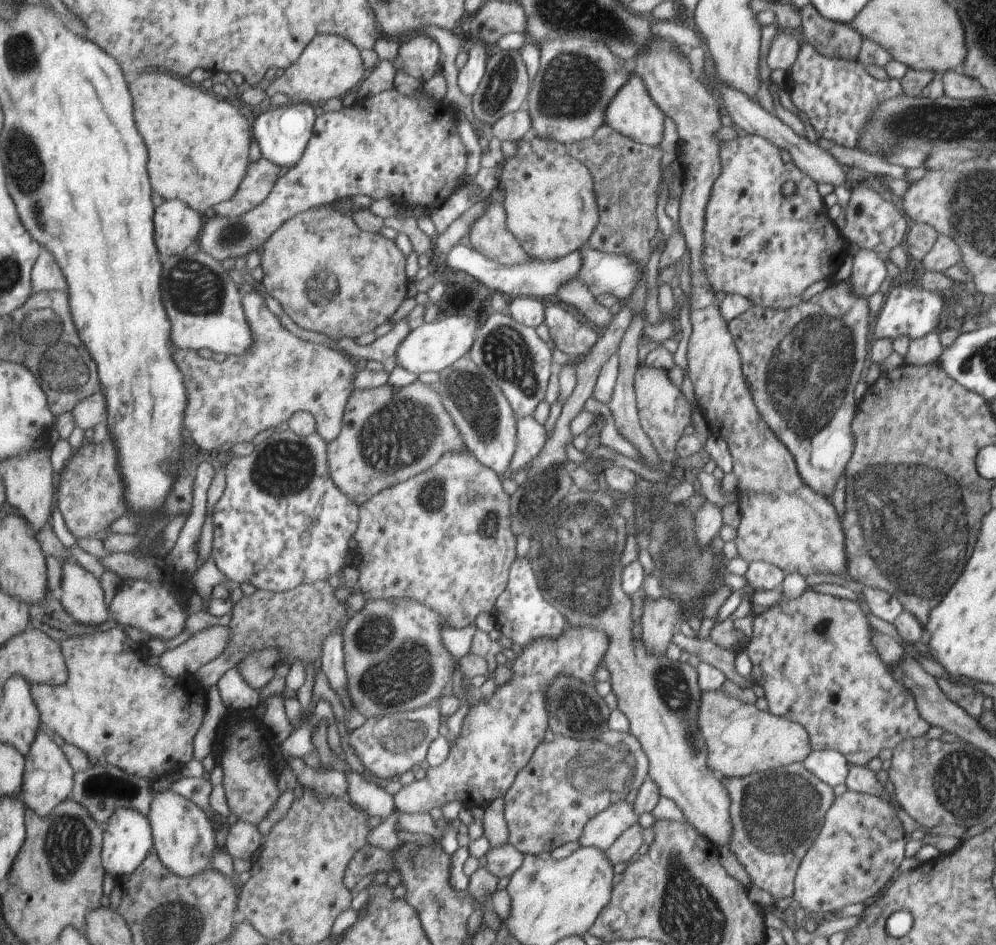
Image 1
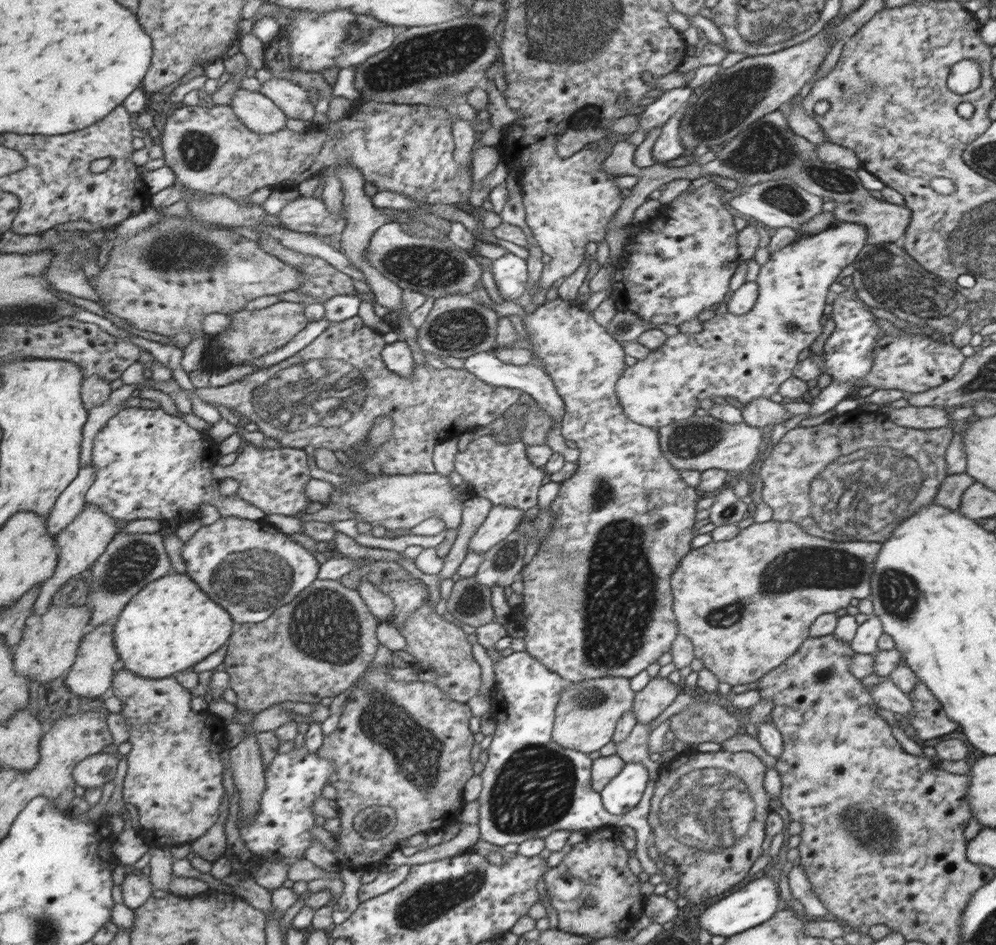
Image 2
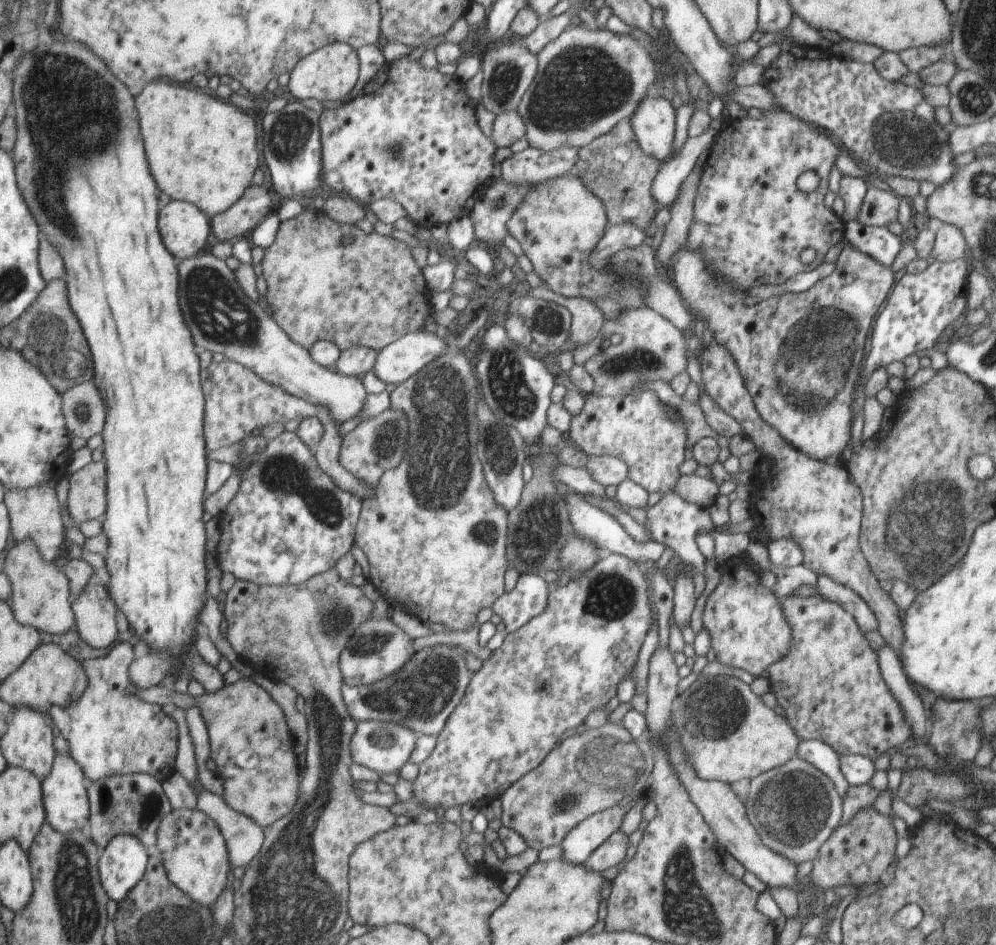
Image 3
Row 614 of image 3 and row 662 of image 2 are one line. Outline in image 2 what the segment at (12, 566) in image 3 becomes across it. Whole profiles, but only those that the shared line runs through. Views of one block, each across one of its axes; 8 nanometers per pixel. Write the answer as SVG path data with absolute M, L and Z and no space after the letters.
M87 604L67 608L51 605L45 614L32 613L28 618L24 637L13 651L17 672L31 676L31 680L37 680L41 684L65 674L75 665L93 613L94 610Z

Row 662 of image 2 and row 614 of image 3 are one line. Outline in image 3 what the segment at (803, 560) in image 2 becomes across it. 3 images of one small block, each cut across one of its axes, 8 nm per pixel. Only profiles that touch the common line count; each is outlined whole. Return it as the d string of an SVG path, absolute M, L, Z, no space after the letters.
M741 556L717 565L719 582L705 601L701 622L709 636L715 661L729 668L744 670L756 678L789 652L793 632L785 622L781 600L775 600L771 592L757 582L751 566L737 558Z

